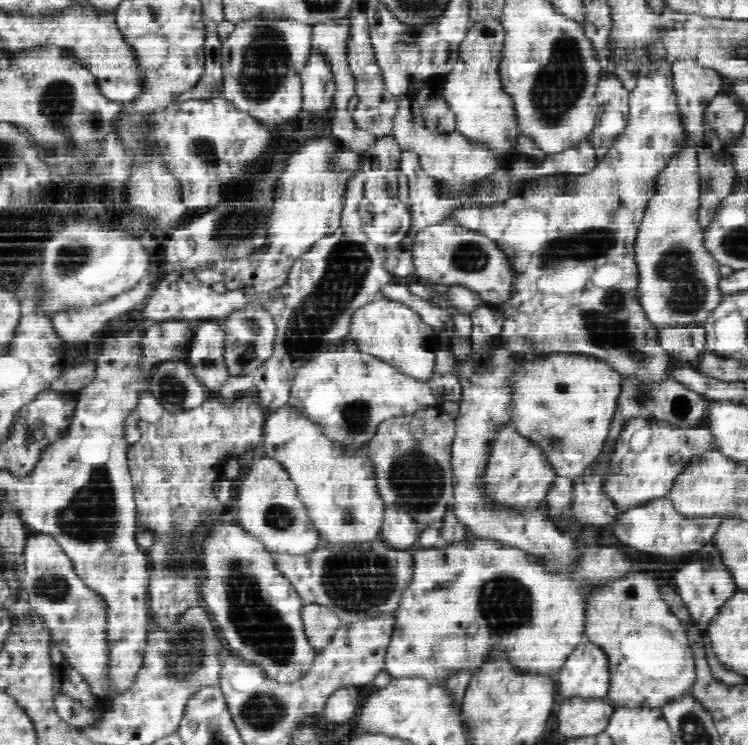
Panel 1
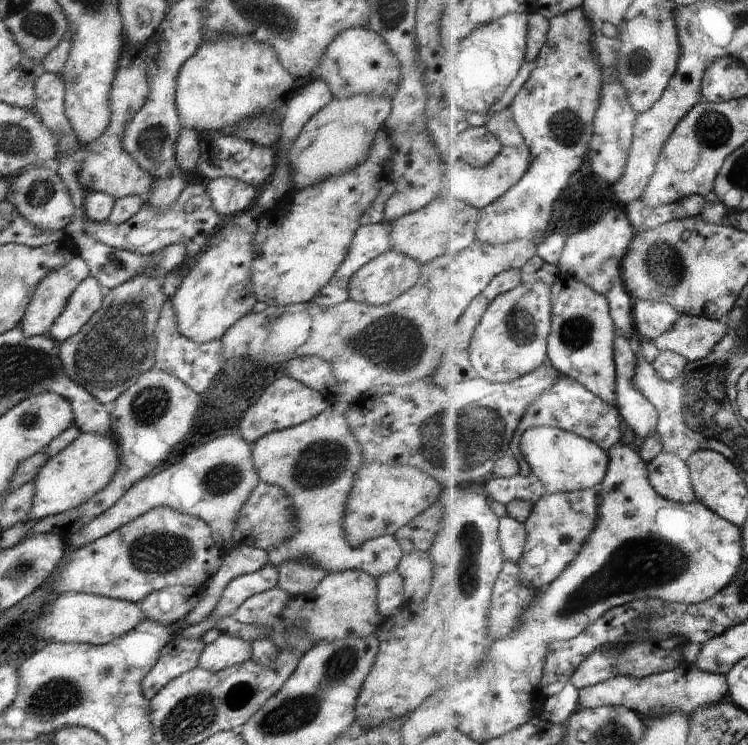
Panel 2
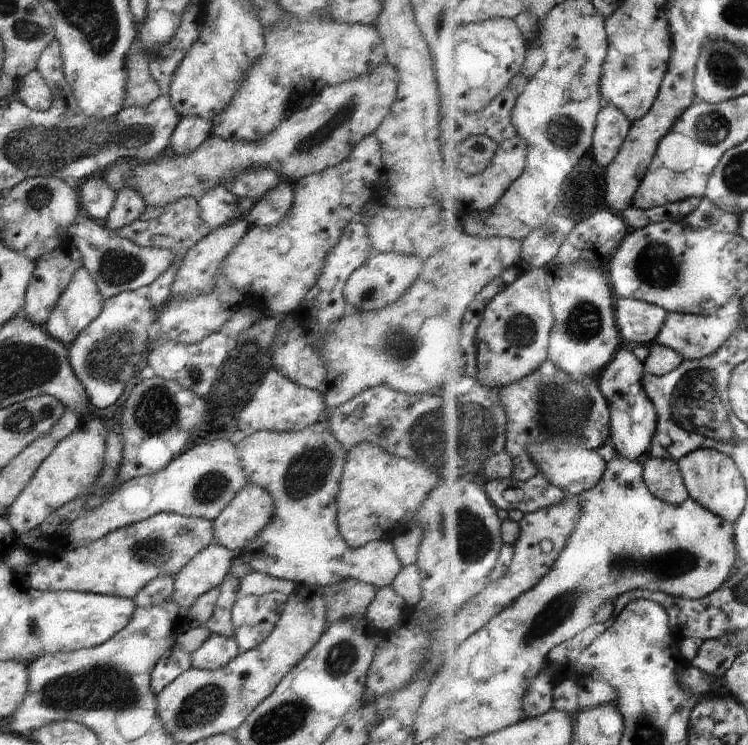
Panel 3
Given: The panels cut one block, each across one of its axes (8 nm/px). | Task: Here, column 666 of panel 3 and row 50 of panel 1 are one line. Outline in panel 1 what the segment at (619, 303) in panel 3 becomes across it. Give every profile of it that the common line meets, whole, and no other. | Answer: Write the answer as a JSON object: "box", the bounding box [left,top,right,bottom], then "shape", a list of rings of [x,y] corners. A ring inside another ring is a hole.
{"box":[301,47,336,113],"shape":[[[311,47],[308,60],[301,72],[301,108],[308,113],[323,113],[330,110],[336,81],[326,53]]]}

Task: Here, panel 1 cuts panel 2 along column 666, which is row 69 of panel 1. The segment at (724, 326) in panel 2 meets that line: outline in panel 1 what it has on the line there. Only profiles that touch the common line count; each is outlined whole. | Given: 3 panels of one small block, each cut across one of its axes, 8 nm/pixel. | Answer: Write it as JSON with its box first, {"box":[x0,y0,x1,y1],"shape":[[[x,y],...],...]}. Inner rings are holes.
{"box":[311,17,356,112],"shape":[[[347,17],[313,25],[311,47],[326,53],[336,81],[332,104],[346,112],[348,102],[356,94],[355,78],[347,59],[347,38],[349,24]]]}

